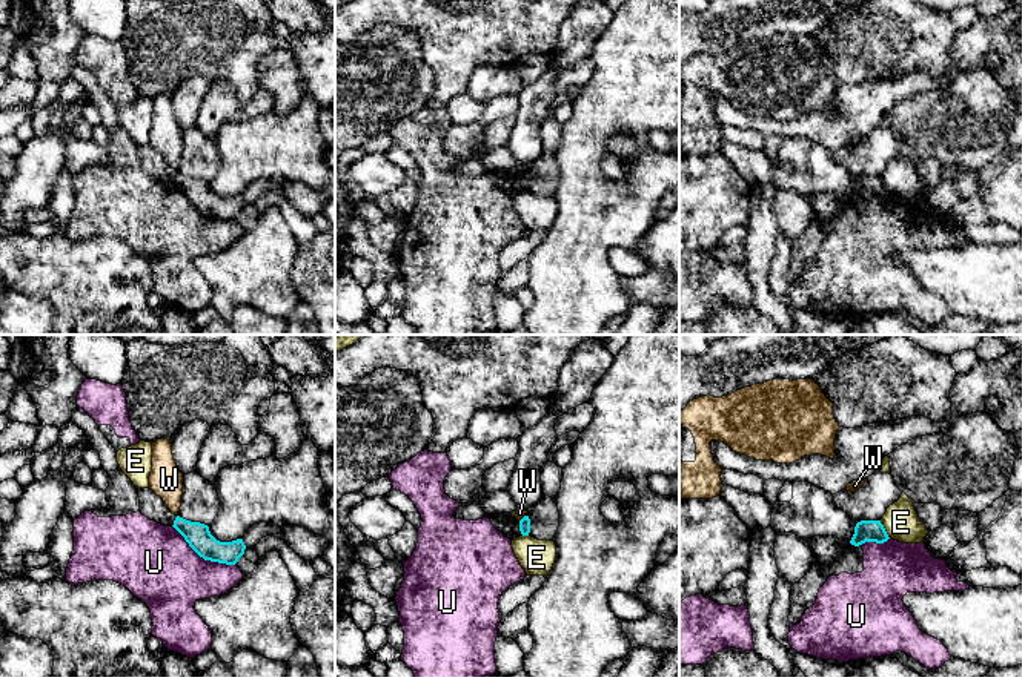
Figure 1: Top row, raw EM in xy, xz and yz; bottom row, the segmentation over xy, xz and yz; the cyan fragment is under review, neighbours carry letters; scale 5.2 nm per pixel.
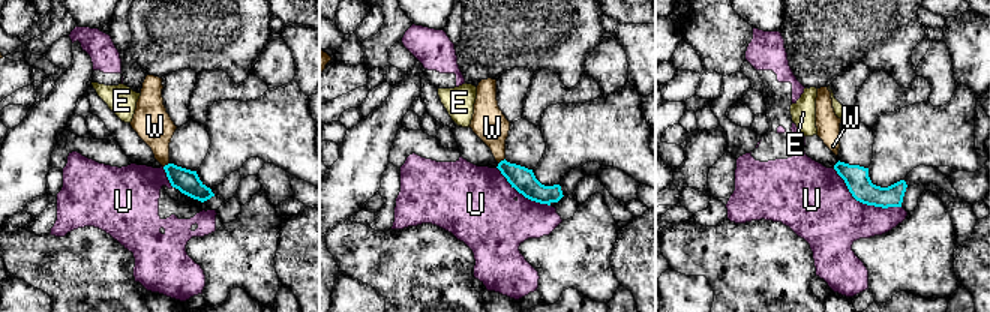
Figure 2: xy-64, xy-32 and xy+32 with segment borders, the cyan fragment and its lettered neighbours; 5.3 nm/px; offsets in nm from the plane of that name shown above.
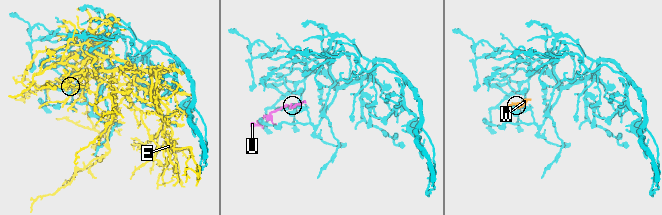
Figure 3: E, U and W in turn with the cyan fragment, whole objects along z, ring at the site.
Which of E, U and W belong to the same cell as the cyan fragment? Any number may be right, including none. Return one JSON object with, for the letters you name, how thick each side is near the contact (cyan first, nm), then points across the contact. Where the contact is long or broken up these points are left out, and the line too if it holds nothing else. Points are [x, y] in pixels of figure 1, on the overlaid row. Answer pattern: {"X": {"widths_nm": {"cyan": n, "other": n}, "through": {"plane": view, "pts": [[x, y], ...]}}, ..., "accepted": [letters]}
{"accepted": []}

